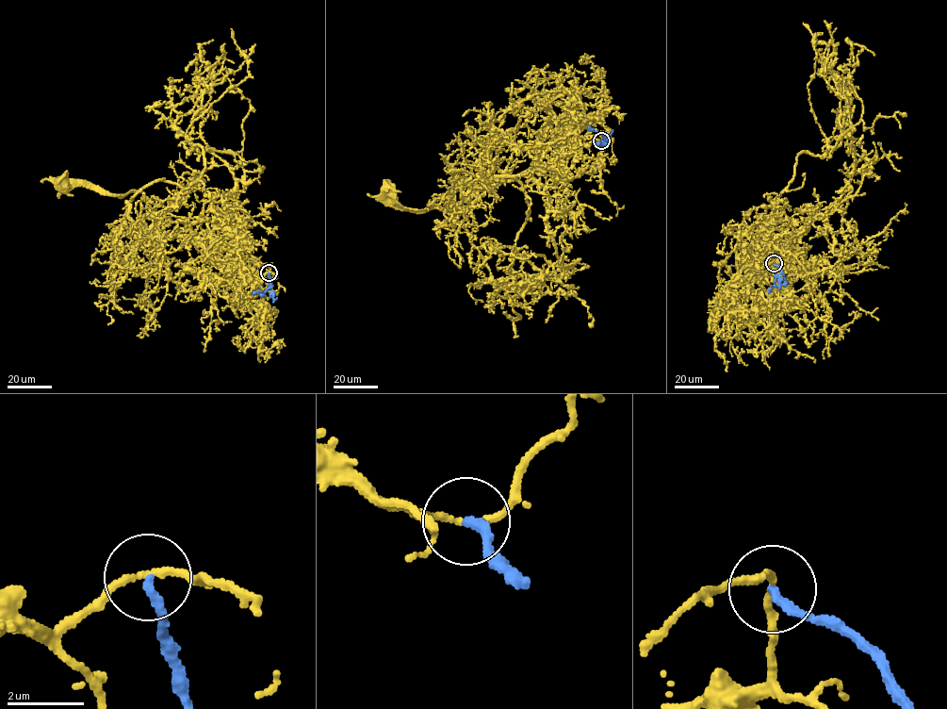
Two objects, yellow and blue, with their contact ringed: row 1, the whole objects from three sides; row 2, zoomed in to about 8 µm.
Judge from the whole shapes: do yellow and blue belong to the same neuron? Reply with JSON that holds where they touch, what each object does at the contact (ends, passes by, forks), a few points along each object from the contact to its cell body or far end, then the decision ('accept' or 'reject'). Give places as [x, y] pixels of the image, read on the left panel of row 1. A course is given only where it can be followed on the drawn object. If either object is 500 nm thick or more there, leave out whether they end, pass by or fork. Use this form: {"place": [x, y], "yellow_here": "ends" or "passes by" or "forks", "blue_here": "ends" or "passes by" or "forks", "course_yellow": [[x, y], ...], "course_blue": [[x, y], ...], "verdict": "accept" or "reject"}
{"place": [269, 272], "yellow_here": "passes by", "blue_here": "ends", "course_yellow": [[268, 272], [243, 268], [230, 242], [150, 232], [139, 223], [139, 191], [68, 190], [60, 183]], "course_blue": [[268, 272], [270, 287], [264, 291], [253, 293]], "verdict": "reject"}

